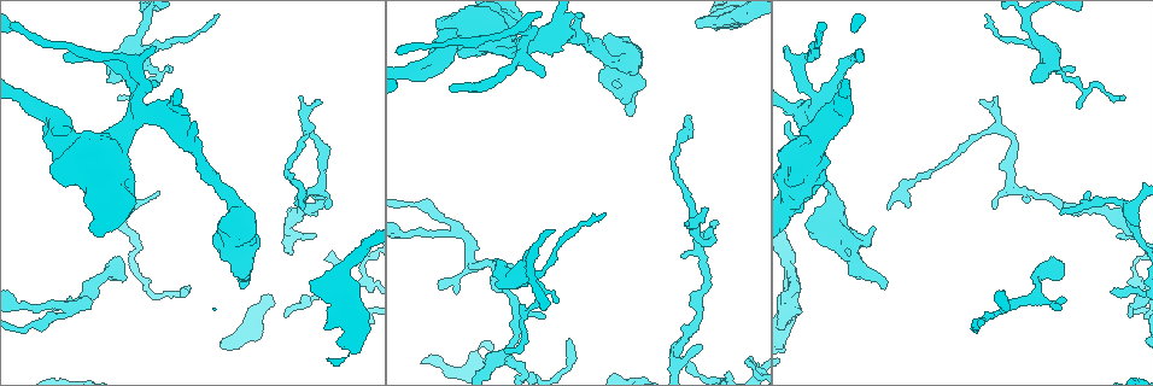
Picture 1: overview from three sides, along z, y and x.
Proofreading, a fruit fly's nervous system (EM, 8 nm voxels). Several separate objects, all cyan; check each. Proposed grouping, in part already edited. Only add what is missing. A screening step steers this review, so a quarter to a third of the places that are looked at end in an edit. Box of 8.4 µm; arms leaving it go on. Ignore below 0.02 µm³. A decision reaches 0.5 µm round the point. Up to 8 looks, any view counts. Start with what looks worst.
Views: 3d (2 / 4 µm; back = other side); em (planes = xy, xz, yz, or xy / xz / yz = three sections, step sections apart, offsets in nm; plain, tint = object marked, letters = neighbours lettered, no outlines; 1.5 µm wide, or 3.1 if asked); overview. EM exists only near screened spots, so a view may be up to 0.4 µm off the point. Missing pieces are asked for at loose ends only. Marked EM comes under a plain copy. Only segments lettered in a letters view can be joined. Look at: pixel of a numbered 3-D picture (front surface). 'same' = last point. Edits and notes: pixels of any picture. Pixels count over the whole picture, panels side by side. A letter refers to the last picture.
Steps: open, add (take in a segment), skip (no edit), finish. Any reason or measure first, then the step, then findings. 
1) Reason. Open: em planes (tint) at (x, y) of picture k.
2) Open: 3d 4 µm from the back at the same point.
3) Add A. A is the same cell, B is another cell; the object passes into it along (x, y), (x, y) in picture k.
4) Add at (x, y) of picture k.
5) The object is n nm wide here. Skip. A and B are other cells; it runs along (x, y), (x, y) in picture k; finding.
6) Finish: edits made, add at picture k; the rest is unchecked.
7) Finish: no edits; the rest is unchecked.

Stops while still wide. Open: 3d 4 µm at (1031, 79) of picture 1.

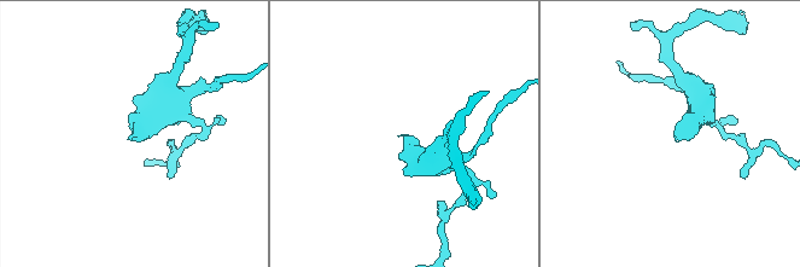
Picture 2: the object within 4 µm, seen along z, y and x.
Open: em yz step 4 (letters) at (130, 137) of picture 2.

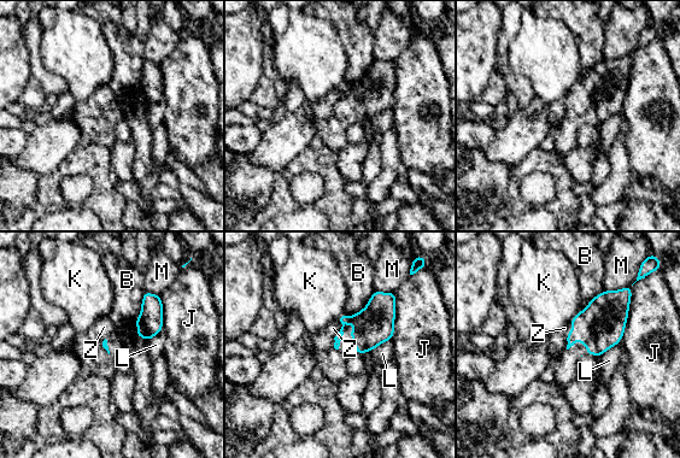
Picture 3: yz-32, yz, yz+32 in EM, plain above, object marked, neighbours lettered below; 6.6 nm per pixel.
Skip. B, J, K, L, M and Z are other cells; a border runs along (340, 319), (341, 328), (338, 332) in picture 3; none of them fits.

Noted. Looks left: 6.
Thin end. Open: em xz step 8 (tint) at (889, 207) of picture 1.

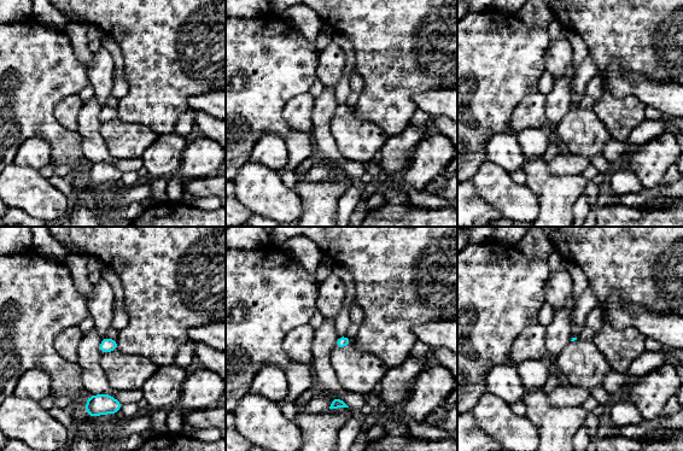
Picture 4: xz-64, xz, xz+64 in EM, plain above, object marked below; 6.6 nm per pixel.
Another direction. Open: em planes (letters) at the same point.

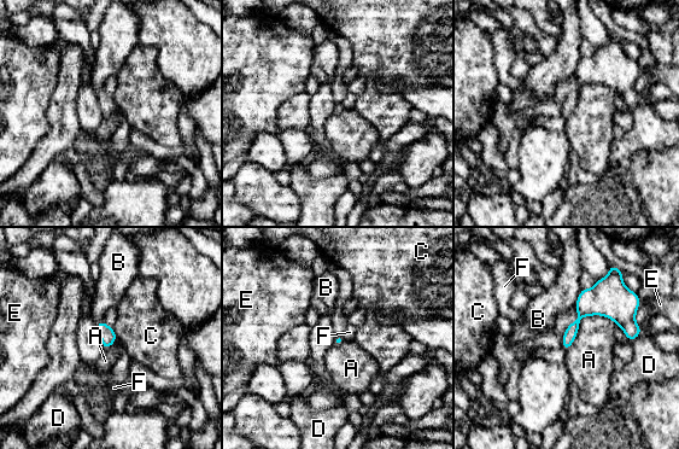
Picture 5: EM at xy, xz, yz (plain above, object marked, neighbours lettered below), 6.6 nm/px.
Skip. A, B, C, D, E and F are other cells; no lettered segment goes on from it.

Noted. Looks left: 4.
Free end. Open: 3d 2 µm from the back at (313, 292) of picture 1.

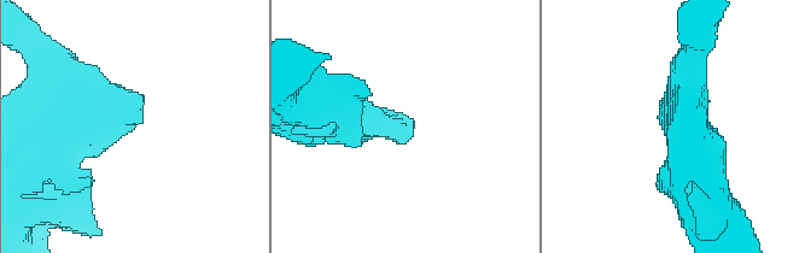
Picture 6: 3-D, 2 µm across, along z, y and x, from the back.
Need the tissue. Open: em xz step 8 (letters) at (142, 118) of picture 6.

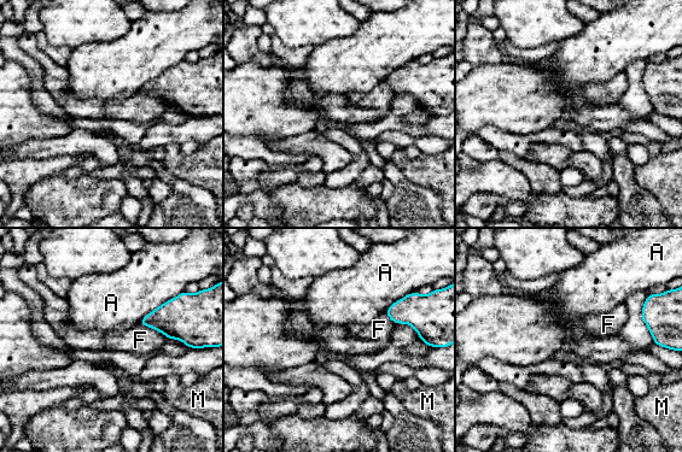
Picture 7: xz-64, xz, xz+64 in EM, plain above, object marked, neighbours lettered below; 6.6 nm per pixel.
Cut it another way. Open: em planes (letters) at the same point.

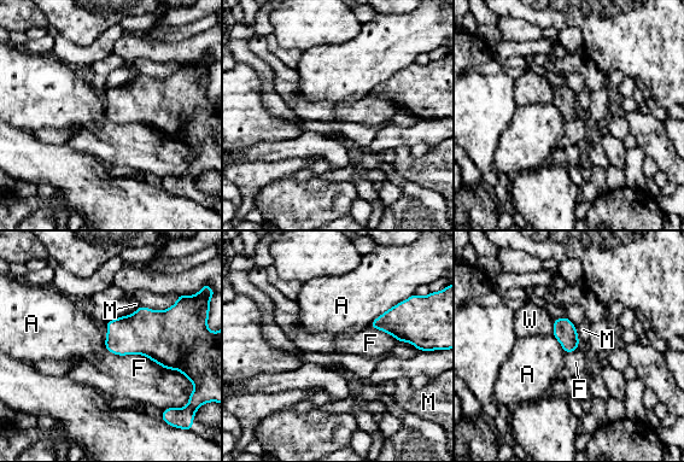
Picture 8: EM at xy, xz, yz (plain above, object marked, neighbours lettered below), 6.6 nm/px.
Skip. A, F, M and W are other cells; a border runs along (403, 300), (391, 305), (368, 326) in picture 8; none of them fits.

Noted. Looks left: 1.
Finish: no edits; the rest is unchecked.

